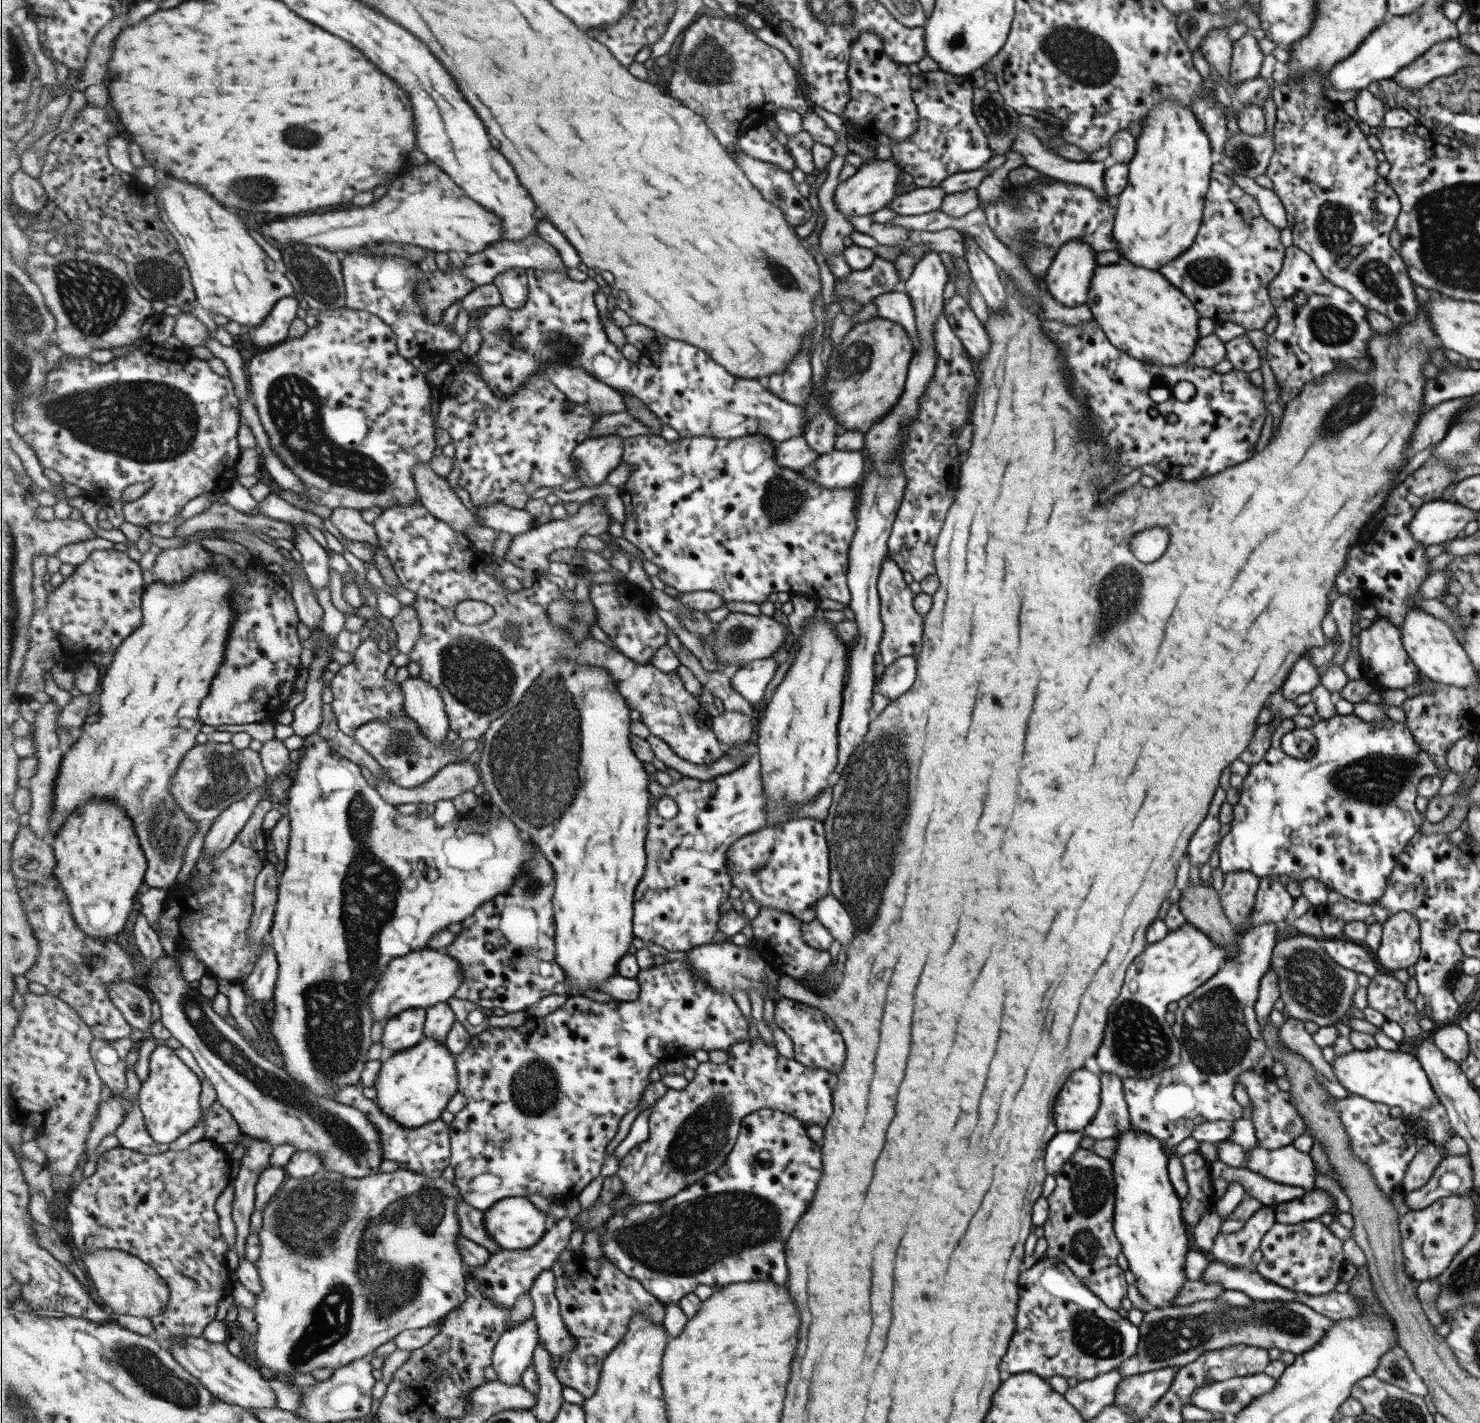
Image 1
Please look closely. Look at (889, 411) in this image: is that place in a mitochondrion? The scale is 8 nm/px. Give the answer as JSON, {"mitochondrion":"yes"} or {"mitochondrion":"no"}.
{"mitochondrion":"no"}

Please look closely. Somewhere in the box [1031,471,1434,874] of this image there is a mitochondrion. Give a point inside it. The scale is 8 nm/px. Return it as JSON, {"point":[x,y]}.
{"point":[1377,780]}

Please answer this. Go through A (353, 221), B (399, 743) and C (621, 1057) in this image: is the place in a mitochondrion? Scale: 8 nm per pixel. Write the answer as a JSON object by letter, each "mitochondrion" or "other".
{"A":"other","B":"mitochondrion","C":"other"}

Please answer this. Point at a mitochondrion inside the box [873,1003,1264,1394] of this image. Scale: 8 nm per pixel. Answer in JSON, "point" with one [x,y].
{"point":[1099,1338]}

